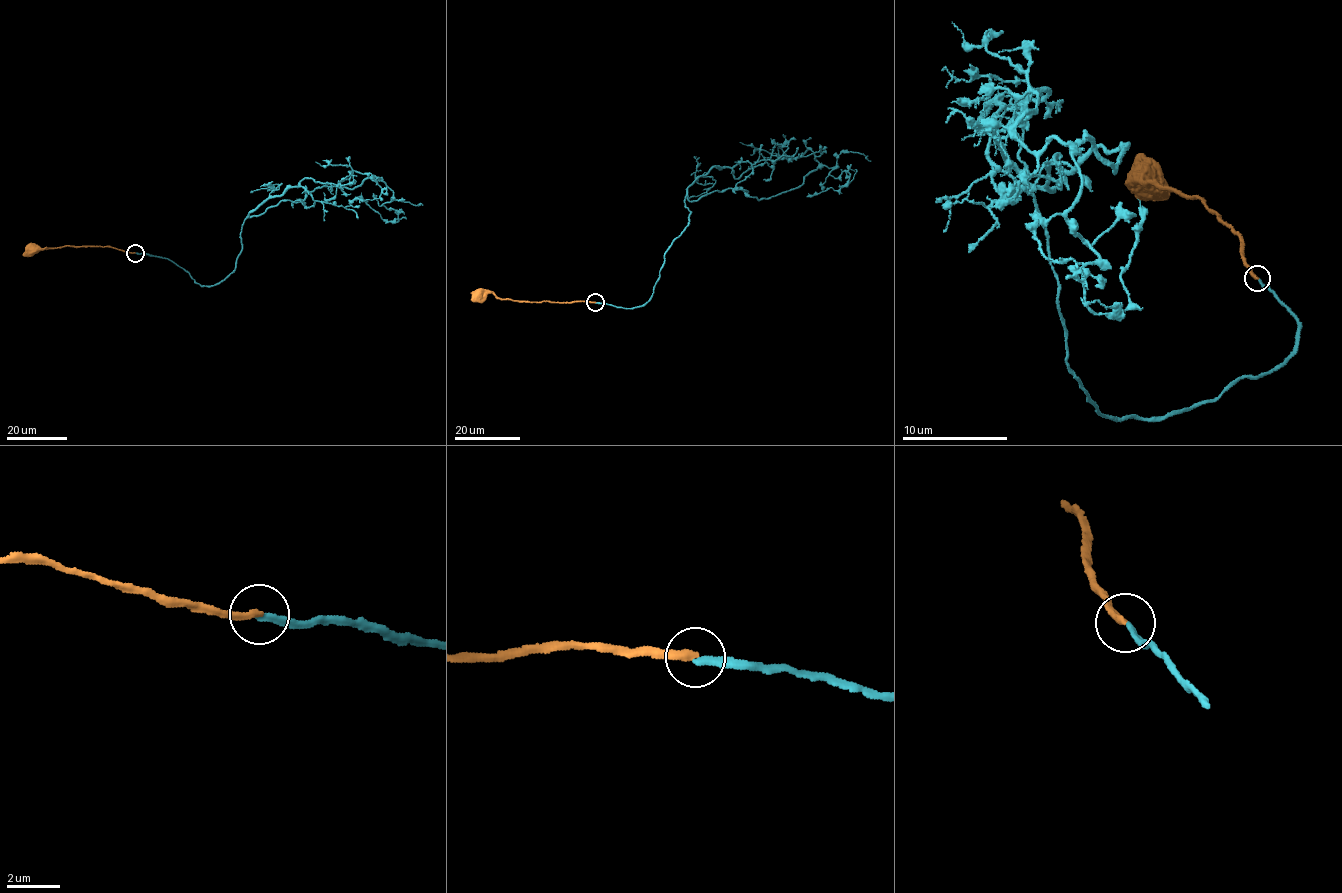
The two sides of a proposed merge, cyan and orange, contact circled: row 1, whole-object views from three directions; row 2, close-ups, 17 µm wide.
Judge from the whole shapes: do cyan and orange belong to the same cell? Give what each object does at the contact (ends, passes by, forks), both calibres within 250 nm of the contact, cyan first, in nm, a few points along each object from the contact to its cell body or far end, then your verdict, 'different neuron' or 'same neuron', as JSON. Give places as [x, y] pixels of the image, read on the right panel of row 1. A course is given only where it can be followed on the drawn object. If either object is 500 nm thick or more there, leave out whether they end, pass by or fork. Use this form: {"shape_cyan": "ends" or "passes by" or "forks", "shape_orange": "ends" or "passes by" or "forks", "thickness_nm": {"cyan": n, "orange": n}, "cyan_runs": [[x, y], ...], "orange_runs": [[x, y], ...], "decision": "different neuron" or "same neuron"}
{"shape_cyan": "ends", "shape_orange": "ends", "thickness_nm": {"cyan": 260, "orange": 280}, "cyan_runs": [[1259, 279], [1278, 367], [1103, 415], [1034, 189], [1129, 148], [1084, 141], [1065, 213], [1108, 313], [1136, 195]], "orange_runs": [[1256, 279], [1246, 267], [1239, 235], [1195, 195], [1151, 185], [1143, 178], [1147, 177]], "decision": "same neuron"}

